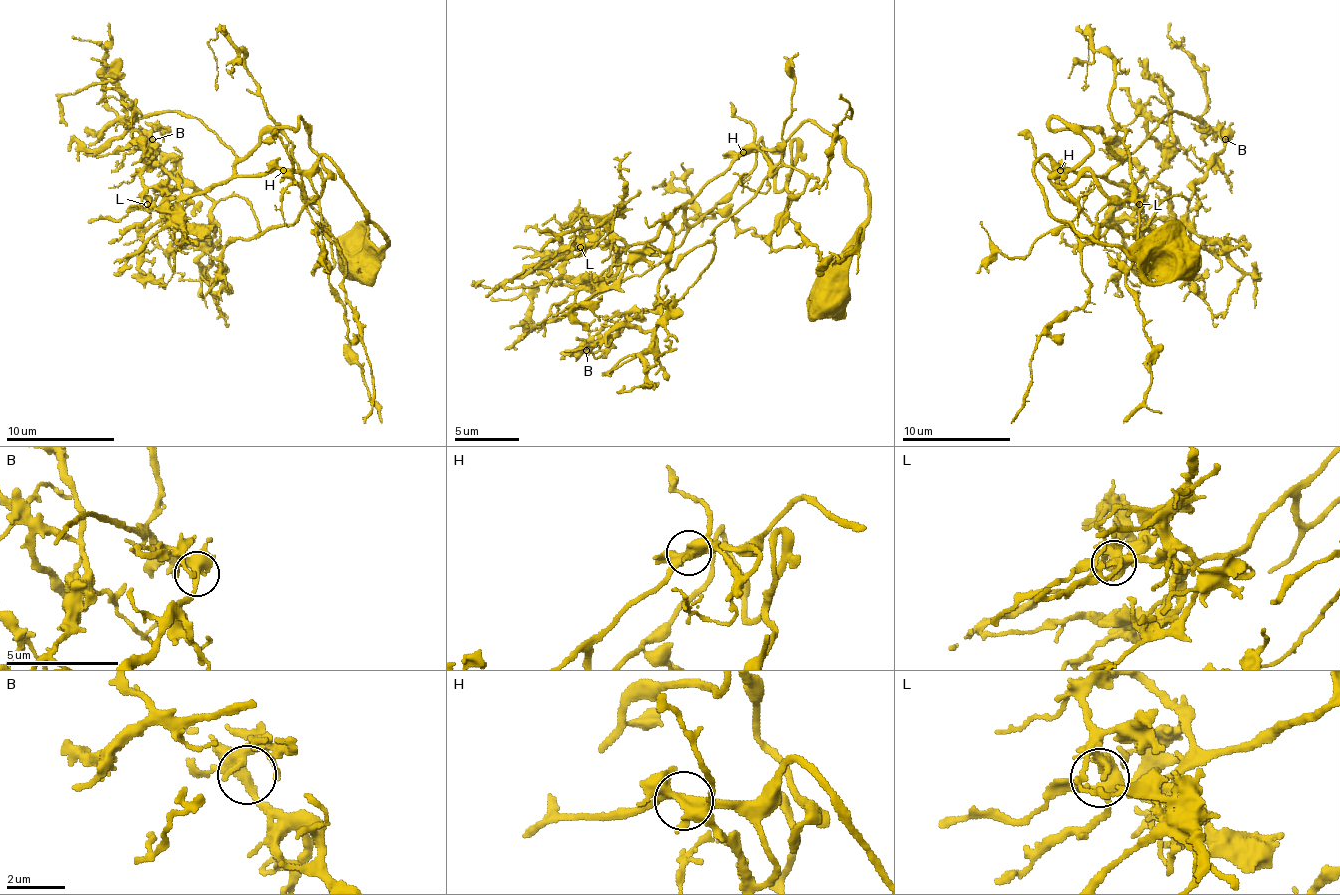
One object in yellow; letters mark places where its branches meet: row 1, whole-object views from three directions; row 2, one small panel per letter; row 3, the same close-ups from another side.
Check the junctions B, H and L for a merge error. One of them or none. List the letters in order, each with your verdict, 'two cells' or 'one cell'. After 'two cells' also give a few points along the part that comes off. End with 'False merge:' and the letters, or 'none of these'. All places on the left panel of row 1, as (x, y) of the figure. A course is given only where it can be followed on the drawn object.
B: one cell
H: one cell
L: one cell
False merge: none of these

